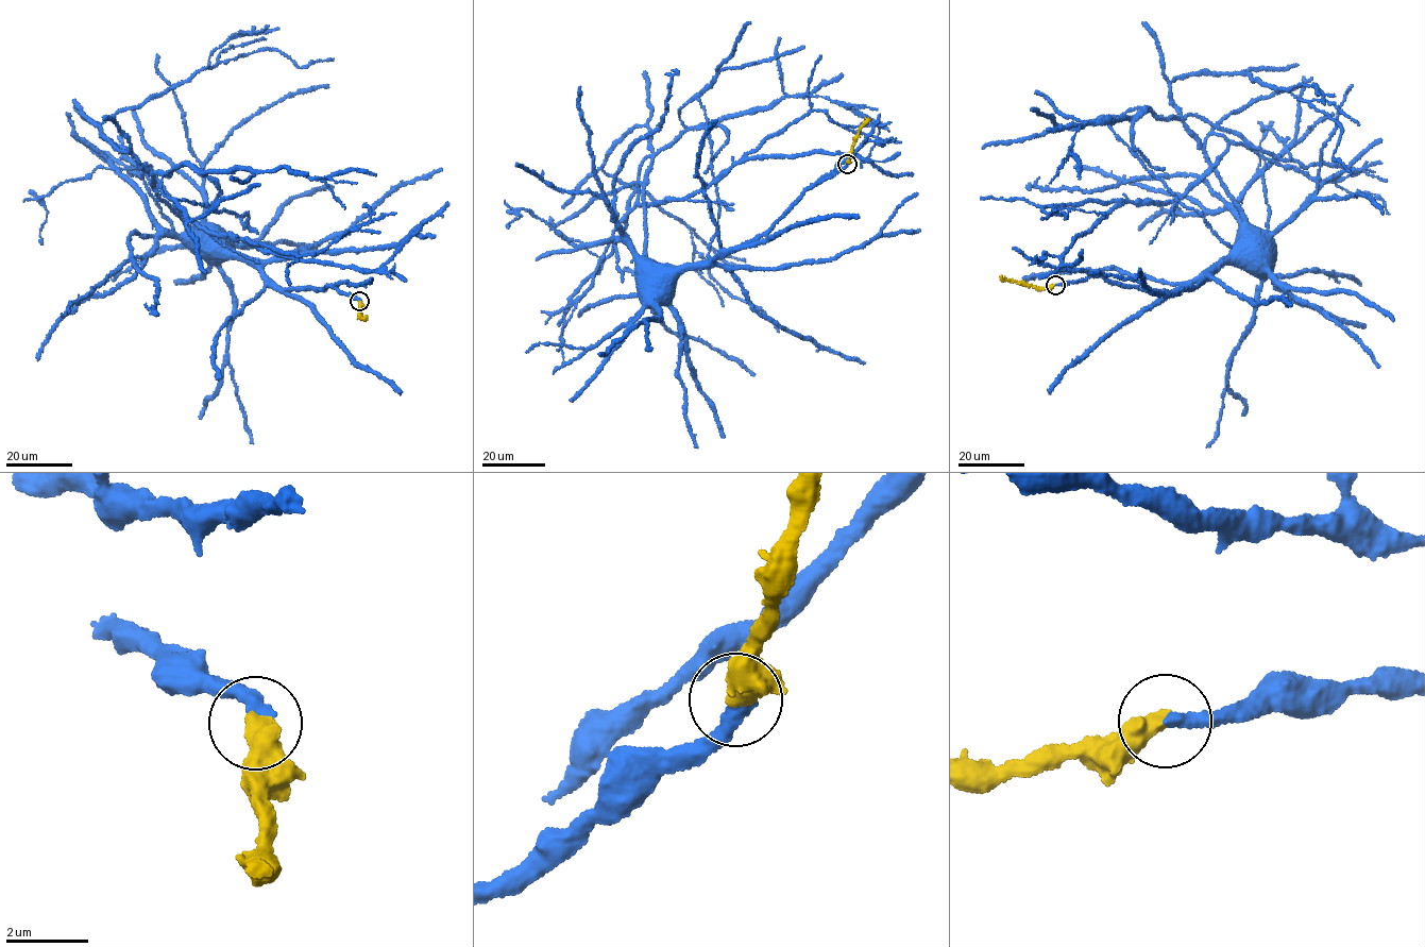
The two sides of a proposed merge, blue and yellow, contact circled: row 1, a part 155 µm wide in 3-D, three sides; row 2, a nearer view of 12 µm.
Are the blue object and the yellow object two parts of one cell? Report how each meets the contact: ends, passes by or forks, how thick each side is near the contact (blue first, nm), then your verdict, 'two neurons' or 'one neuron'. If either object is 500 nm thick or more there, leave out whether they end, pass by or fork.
360/550 nm | one neuron

